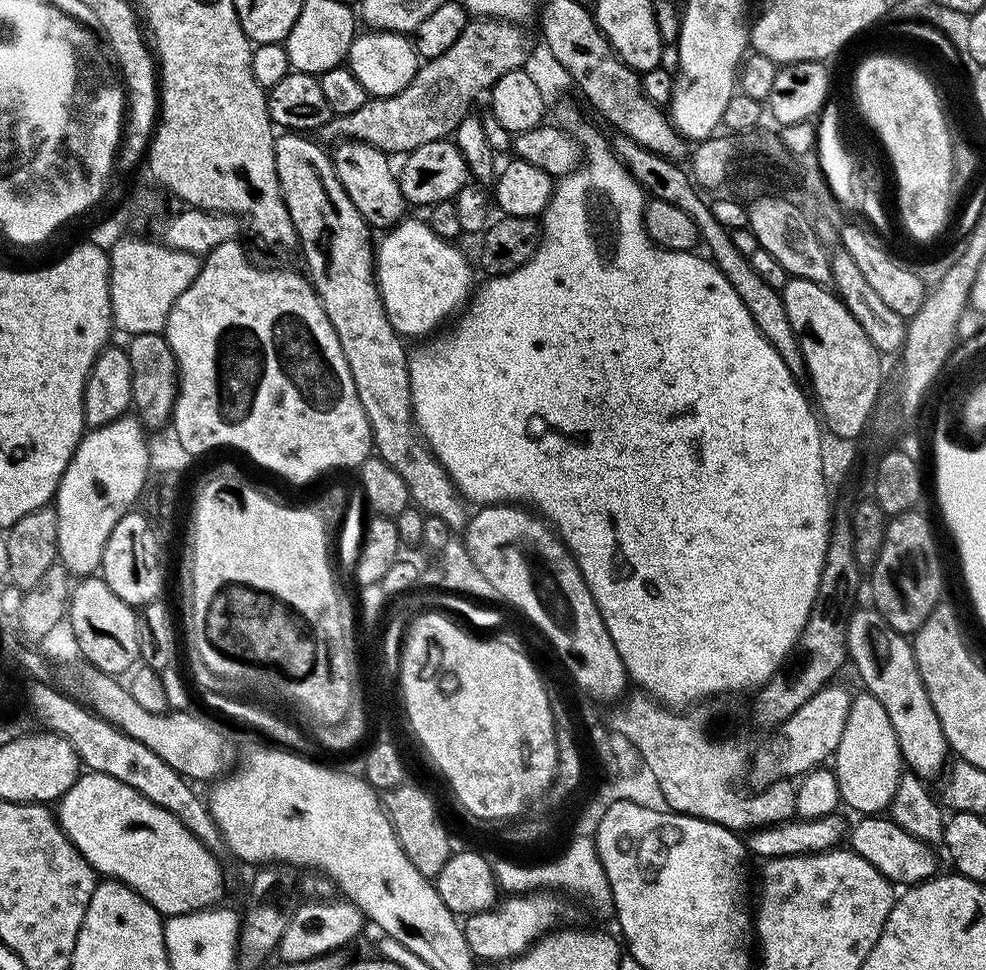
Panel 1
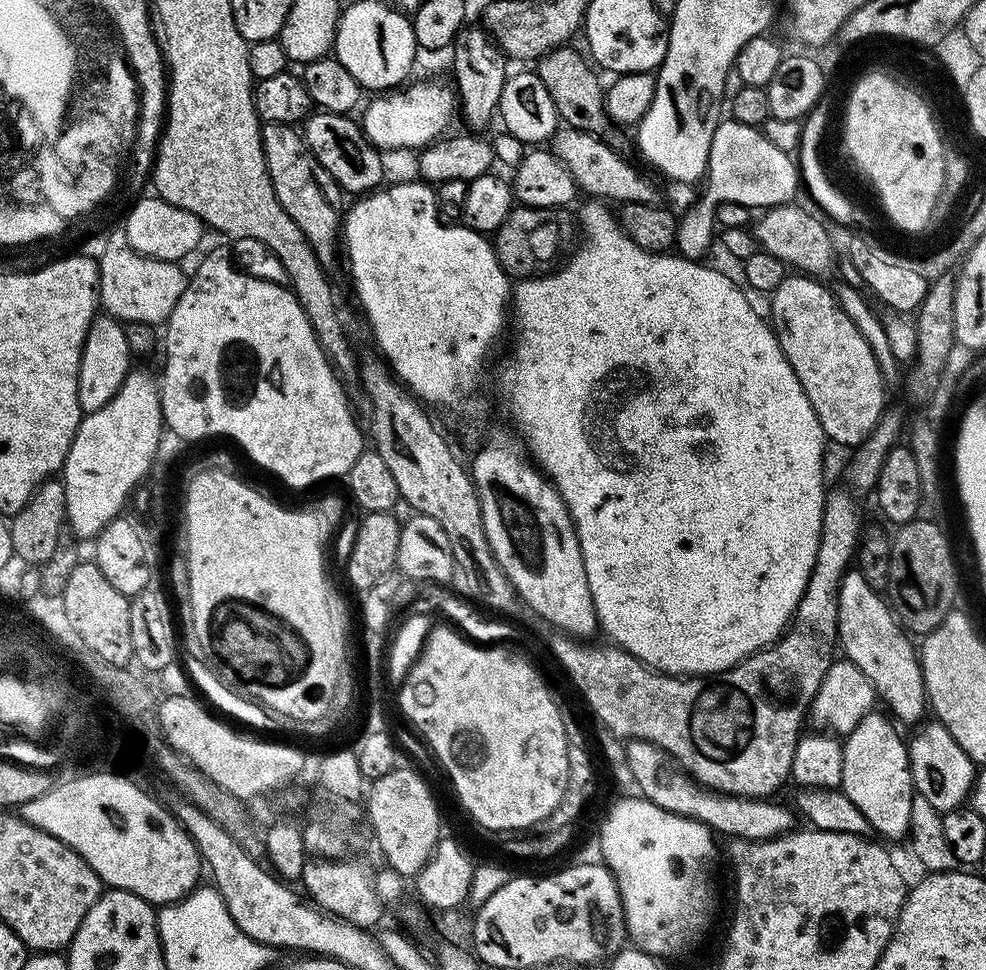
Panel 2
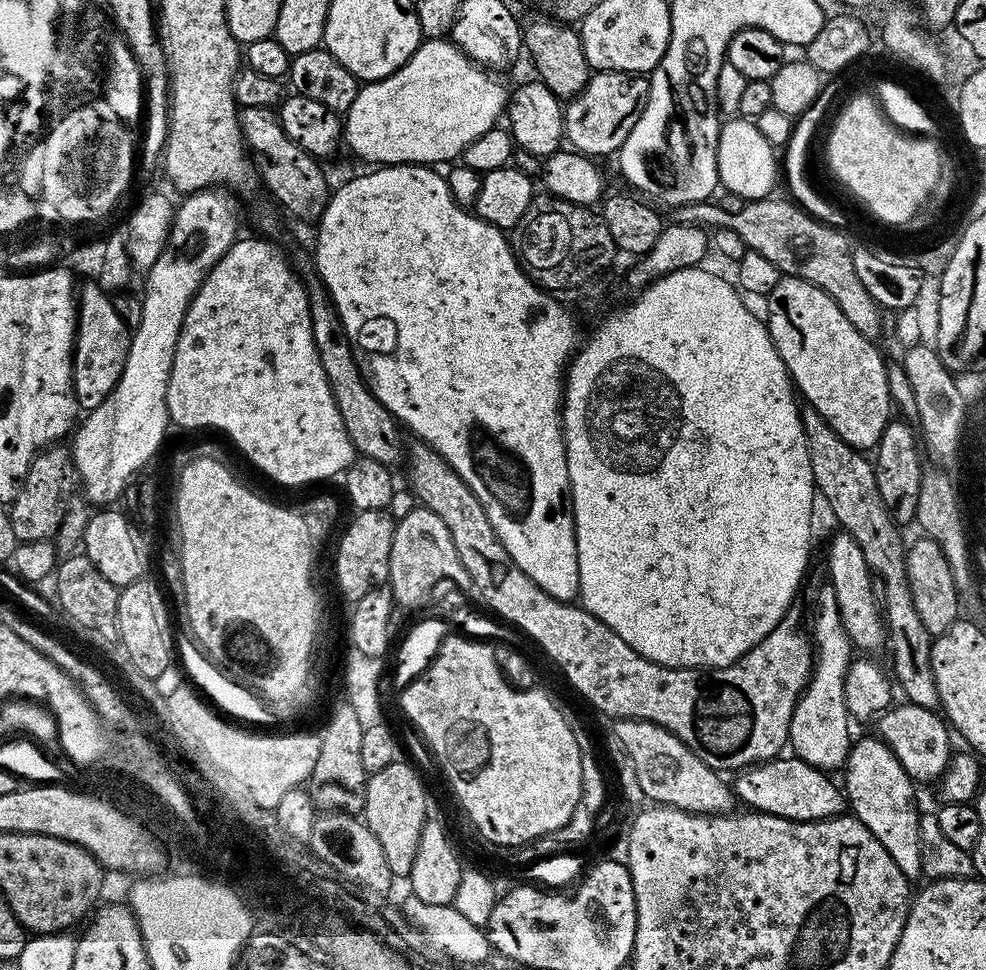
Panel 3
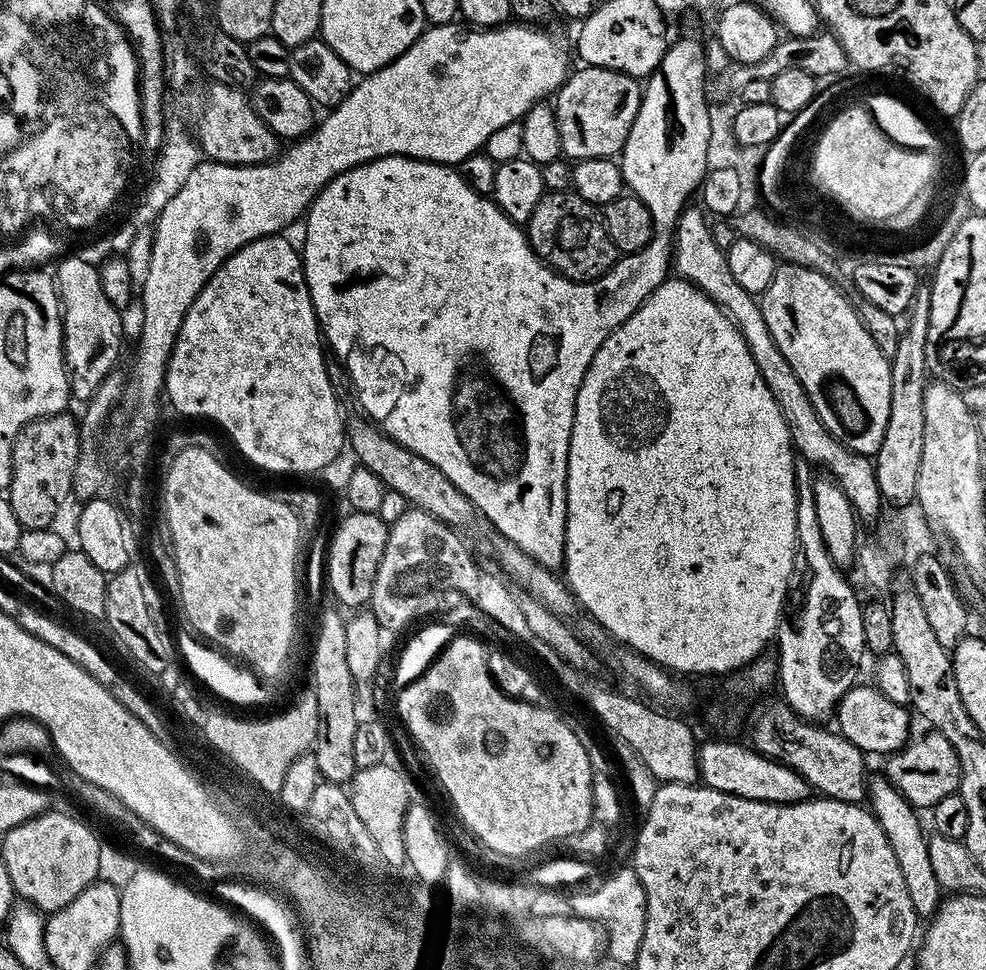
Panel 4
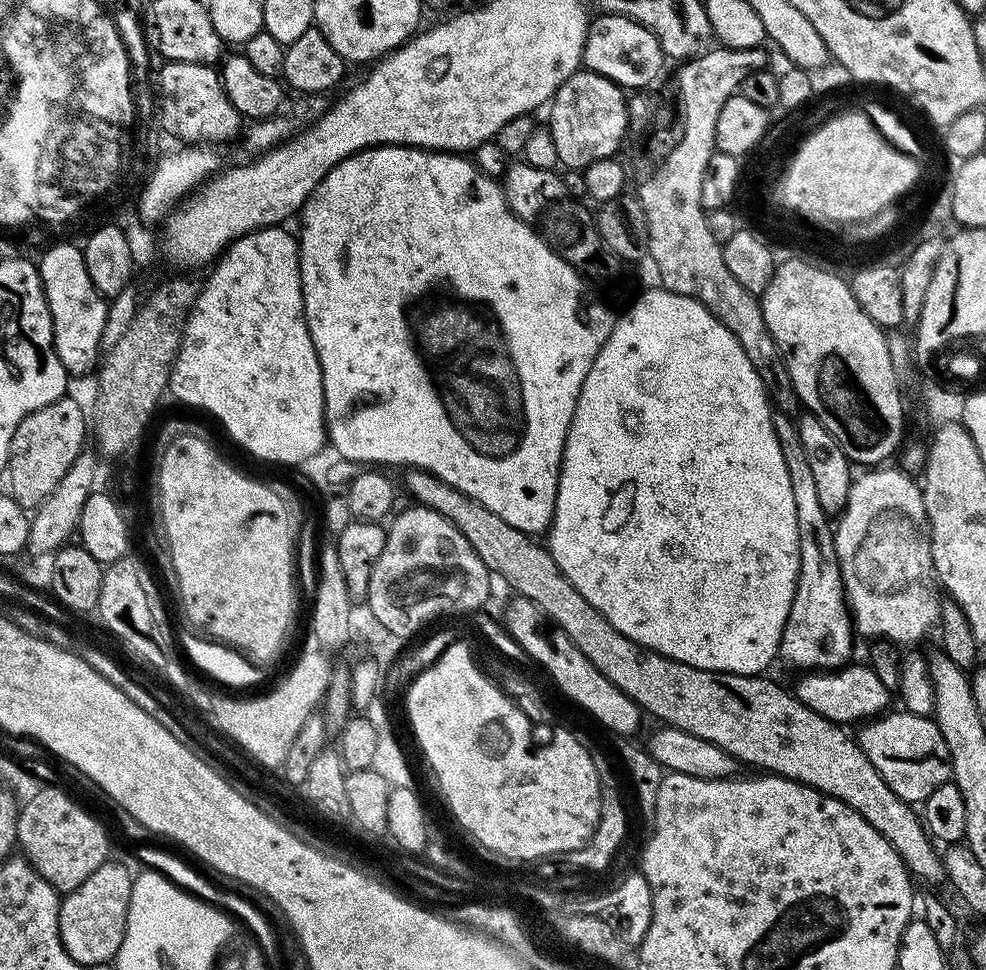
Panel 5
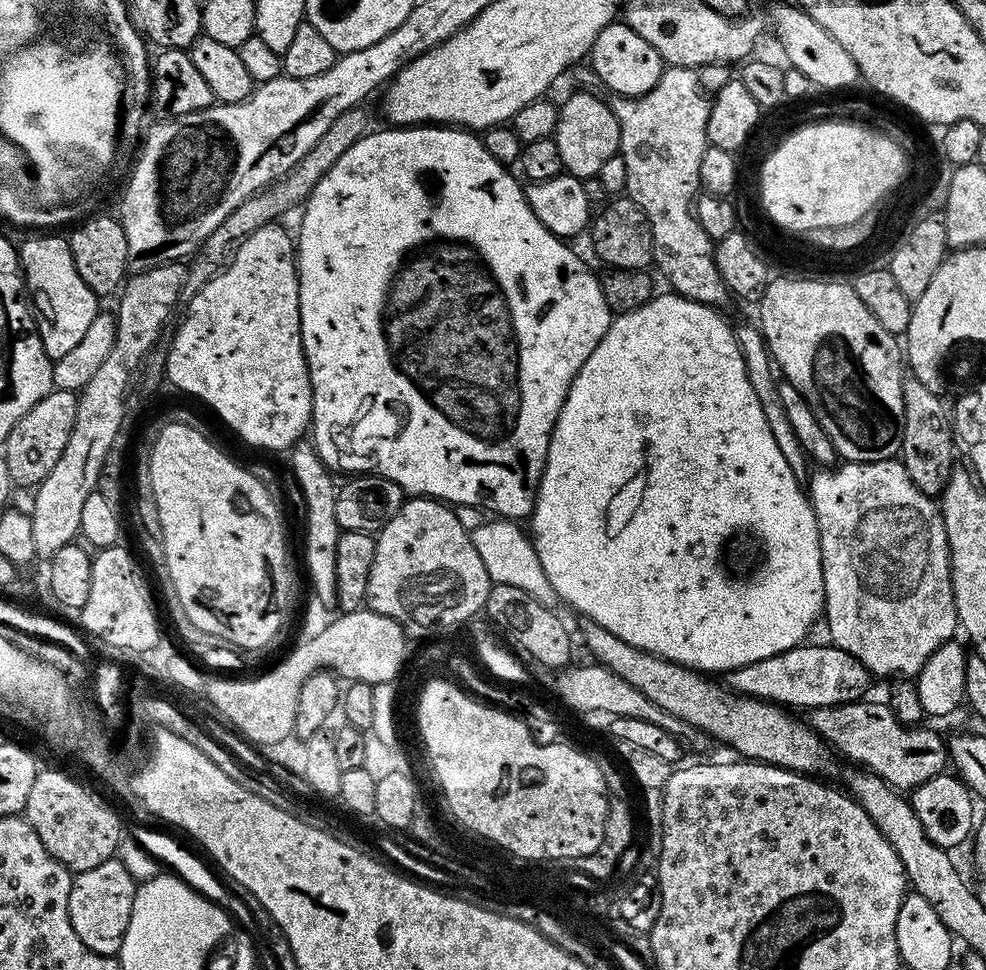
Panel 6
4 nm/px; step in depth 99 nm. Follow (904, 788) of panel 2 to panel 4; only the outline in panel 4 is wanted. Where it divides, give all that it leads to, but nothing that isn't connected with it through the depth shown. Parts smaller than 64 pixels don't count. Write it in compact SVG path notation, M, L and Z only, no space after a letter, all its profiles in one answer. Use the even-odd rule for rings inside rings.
M873 775L869 779L866 800L870 805L872 815L882 826L890 842L890 850L894 850L894 858L898 858L898 866L902 869L902 878L906 882L906 891L910 894L910 903L914 905L917 917L932 917L940 907L942 890L930 866L928 836L923 826L920 825L919 818L916 817L919 816L917 809L913 808L911 802L883 775Z

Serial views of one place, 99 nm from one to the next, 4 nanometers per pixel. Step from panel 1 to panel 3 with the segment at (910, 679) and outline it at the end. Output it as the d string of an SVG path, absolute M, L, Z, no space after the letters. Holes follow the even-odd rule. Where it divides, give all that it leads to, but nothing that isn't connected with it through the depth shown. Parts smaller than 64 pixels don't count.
M843 530L837 531L837 536L828 544L828 576L830 587L836 595L836 605L842 618L842 626L851 638L853 645L860 648L880 648L886 644L886 625L882 608L874 600L871 584L874 577L858 542Z

